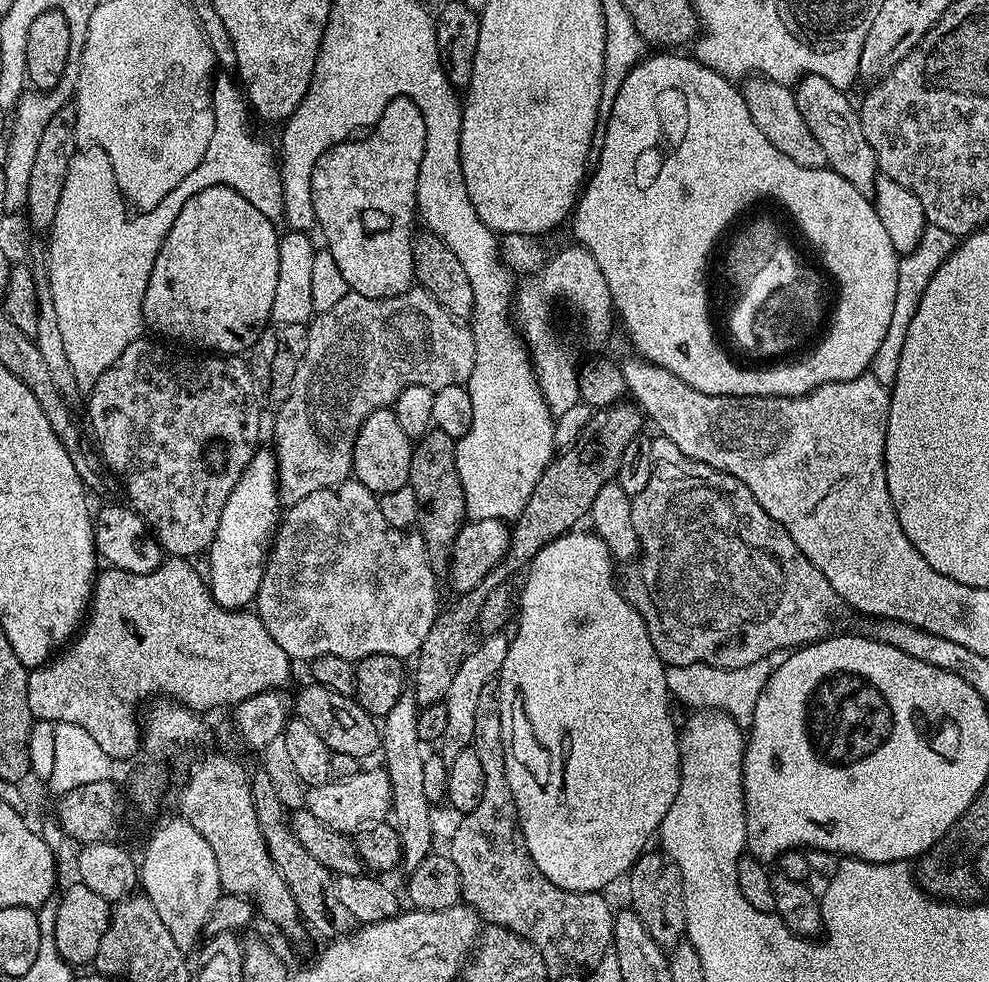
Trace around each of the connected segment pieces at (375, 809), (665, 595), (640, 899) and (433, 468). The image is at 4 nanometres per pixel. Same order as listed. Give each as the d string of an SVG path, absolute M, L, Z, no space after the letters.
M365 767L358 774L329 779L326 784L313 784L306 792L306 811L314 814L327 828L345 834L355 834L369 824L379 824L391 813L392 787L383 767Z
M656 434L652 441L652 473L650 482L646 482L642 494L631 497L633 508L634 530L640 539L640 553L634 566L629 567L629 572L622 576L622 591L625 598L642 614L642 618L648 627L652 648L664 661L665 665L690 666L691 663L708 663L714 667L734 668L744 667L759 659L774 657L775 652L783 653L785 650L795 650L805 644L812 644L816 640L823 640L833 631L832 619L836 611L842 608L842 601L836 595L836 591L826 582L822 570L798 550L798 542L790 538L784 525L778 523L754 498L754 494L741 480L734 478L725 472L719 472L716 468L706 466L678 450L670 438Z
M663 850L652 851L645 851L644 855L639 856L633 862L631 872L627 873L628 892L632 895L630 907L633 912L638 914L638 918L642 918L642 926L646 926L650 938L654 938L654 942L658 942L660 948L671 950L685 939L688 926L686 910L684 909L684 879L682 878L682 870L678 870L678 866L668 857L667 852Z
M438 427L429 428L428 433L412 445L407 484L418 498L418 531L420 537L426 542L432 567L437 570L447 569L456 535L466 523L467 506L462 482L458 478L456 440Z

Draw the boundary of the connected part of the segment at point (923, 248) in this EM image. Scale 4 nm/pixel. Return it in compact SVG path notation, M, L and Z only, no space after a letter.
M931 226L925 227L924 236L912 252L899 257L898 266L898 294L894 294L894 315L890 317L890 330L886 330L886 338L882 338L882 346L878 346L878 354L874 354L872 376L878 382L892 385L898 378L898 358L902 358L902 346L906 343L906 330L910 330L910 322L918 310L918 302L922 302L922 294L926 286L930 286L930 278L934 278L946 258L956 249L957 237L946 234L946 230L938 230Z

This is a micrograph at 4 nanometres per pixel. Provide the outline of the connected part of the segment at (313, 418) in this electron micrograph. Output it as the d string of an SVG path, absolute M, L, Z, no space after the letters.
M413 286L408 291L391 296L390 298L366 298L362 294L349 291L348 295L340 302L335 303L330 310L319 314L307 325L308 345L306 354L298 366L298 374L294 374L294 382L290 394L279 405L276 416L276 425L272 428L272 436L276 439L274 451L276 453L276 487L280 490L281 505L291 506L302 502L306 494L314 494L316 490L335 488L342 481L352 476L352 459L354 458L354 442L358 438L358 430L362 422L370 414L374 414L380 408L387 408L395 404L398 394L406 390L406 386L426 386L433 390L450 386L451 384L467 385L470 374L476 365L476 347L472 337L471 327L452 316L440 305L427 290L419 286Z

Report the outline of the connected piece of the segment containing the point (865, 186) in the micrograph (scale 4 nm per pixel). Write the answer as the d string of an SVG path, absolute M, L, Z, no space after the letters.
M805 74L794 84L798 110L802 110L802 118L806 118L806 126L810 126L810 134L818 138L822 150L826 153L828 167L837 172L854 190L866 197L871 197L876 190L878 169L876 155L870 150L870 142L866 142L866 134L862 134L859 111L848 101L849 93L843 88L835 88L826 78Z

